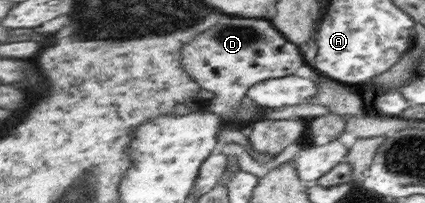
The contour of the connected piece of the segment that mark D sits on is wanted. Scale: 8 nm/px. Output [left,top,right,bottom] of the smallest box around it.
[179,16,305,133]

